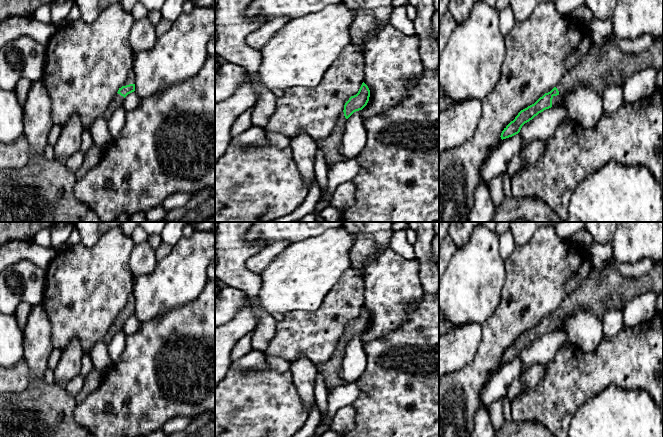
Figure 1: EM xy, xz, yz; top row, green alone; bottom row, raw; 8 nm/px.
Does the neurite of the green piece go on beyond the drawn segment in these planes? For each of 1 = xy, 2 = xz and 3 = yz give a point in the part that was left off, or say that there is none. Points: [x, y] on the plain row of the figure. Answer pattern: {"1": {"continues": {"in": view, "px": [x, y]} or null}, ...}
{"1": {"continues": {"in": "xy", "px": [117, 326]}}, "2": {"continues": {"in": "xz", "px": [330, 370]}}, "3": {"continues": {"in": "yz", "px": [606, 288]}}}

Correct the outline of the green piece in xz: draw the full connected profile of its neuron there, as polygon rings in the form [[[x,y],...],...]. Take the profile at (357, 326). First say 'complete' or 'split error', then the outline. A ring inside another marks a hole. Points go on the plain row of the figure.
split error; [[[363,306],[358,317],[351,320],[344,329],[344,334],[337,343],[333,356],[324,364],[317,366],[318,373],[320,373],[325,381],[328,391],[334,387],[345,384],[345,381],[340,377],[340,369],[342,367],[343,358],[347,343],[356,335],[362,334],[368,327],[370,321],[370,314]]]

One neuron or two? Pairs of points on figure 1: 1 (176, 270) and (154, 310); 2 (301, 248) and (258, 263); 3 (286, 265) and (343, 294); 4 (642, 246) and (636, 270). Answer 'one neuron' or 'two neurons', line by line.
1: one neuron
2: two neurons
3: two neurons
4: two neurons

